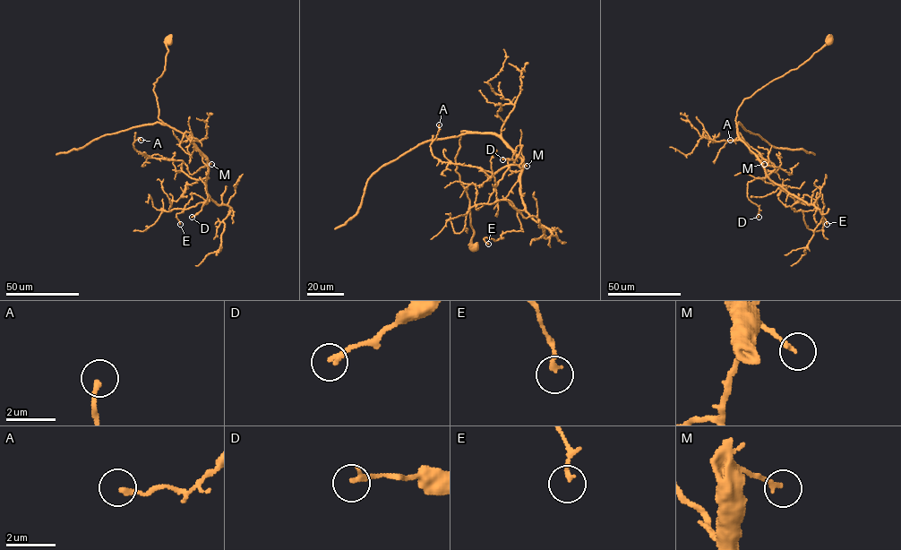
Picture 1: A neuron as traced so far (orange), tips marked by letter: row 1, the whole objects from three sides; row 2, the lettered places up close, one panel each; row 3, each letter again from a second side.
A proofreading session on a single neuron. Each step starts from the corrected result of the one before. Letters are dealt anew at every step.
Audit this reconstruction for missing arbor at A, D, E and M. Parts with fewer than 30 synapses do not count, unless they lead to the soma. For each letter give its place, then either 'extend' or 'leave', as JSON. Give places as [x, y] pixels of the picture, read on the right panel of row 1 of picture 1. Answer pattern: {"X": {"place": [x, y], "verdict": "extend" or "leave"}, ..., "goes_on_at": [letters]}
{"A": {"place": [730, 140], "verdict": "leave"}, "D": {"place": [759, 217], "verdict": "leave"}, "E": {"place": [827, 224], "verdict": "leave"}, "M": {"place": [764, 164], "verdict": "leave"}, "goes_on_at": []}

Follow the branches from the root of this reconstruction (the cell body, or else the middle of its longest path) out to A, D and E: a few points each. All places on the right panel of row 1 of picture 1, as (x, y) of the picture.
A: (829, 40), (737, 111), (737, 134), (767, 176), (774, 165), (741, 138), (730, 140)
D: (829, 40), (737, 111), (737, 134), (766, 175), (747, 184), (759, 217)
E: (829, 40), (746, 98), (735, 119), (738, 136), (770, 180), (803, 203), (822, 194), (827, 224)

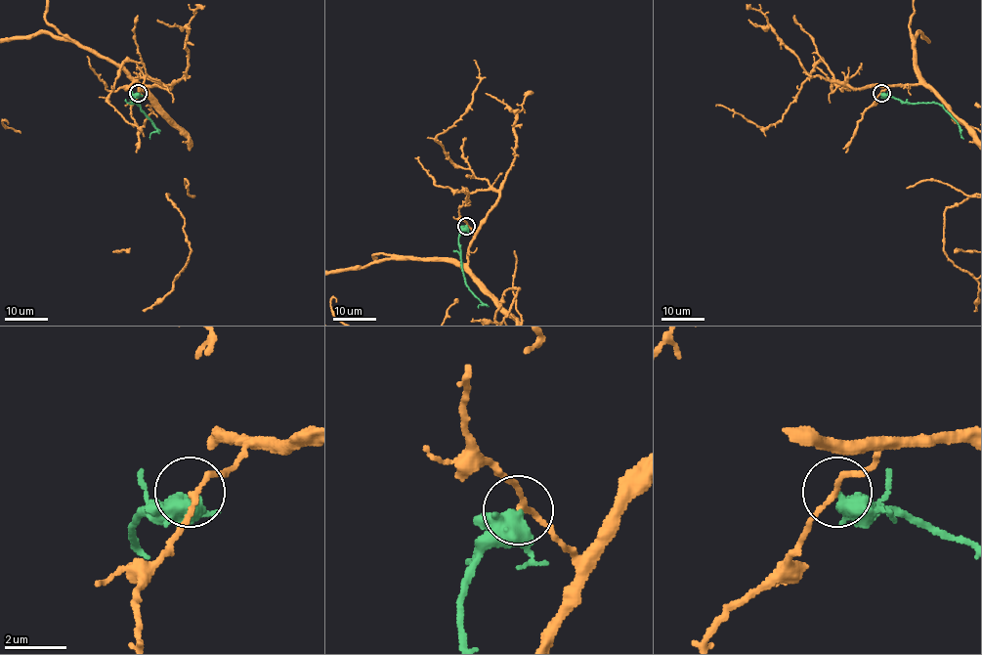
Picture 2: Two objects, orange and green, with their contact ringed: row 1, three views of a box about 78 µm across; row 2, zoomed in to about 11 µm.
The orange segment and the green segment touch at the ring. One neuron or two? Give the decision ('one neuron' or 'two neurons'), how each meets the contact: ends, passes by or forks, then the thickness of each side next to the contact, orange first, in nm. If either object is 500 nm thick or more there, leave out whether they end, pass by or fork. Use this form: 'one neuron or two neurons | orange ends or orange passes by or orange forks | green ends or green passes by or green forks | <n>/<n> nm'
two neurons | orange passes by | green passes by | 150/420 nm

